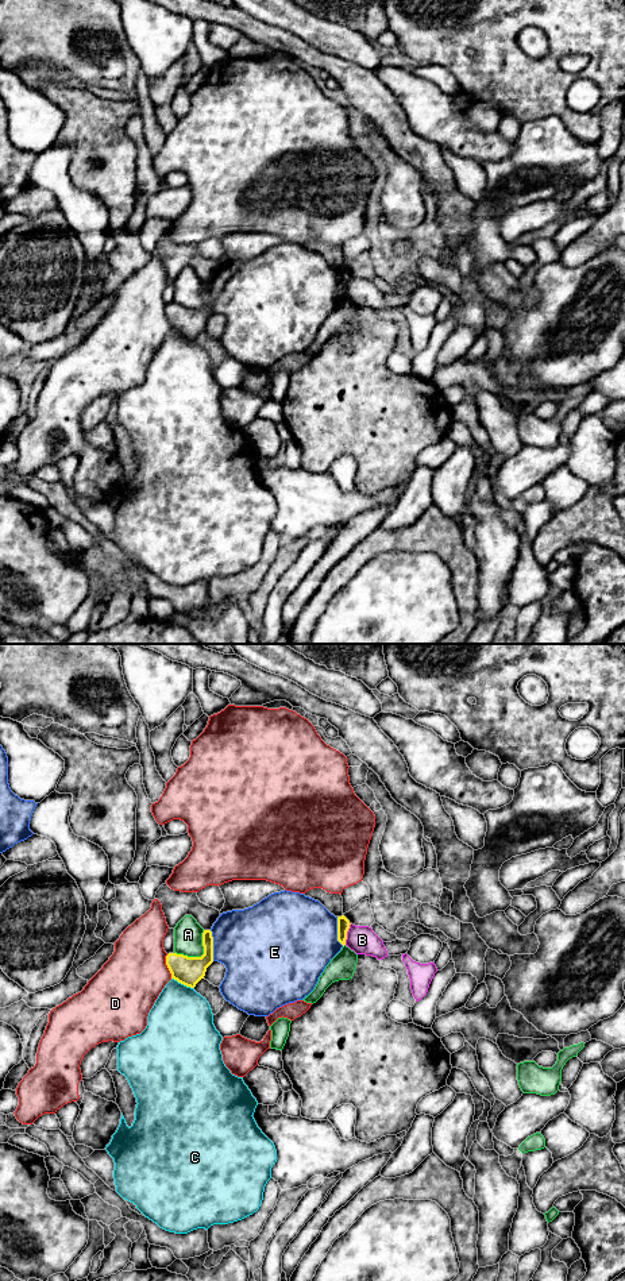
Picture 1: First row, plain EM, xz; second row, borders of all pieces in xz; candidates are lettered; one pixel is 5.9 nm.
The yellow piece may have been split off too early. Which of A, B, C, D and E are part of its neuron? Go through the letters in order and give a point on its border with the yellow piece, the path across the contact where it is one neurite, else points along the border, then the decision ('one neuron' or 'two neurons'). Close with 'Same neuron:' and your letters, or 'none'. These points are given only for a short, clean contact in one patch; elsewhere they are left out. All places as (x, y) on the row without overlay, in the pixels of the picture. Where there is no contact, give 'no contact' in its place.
A: contact xz (201, 308); two neurons
B: contact xz (346, 286); border xz (351, 276), (344, 296); two neurons
C: contact xz (182, 335); two neurons
D: contact xz (168, 319); two neurons
E: contact xz (212, 297); two neurons
Same neuron: none

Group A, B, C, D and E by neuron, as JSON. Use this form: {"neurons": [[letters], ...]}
{"neurons": [["A"], ["B"], ["C"], ["D"], ["E"]]}

